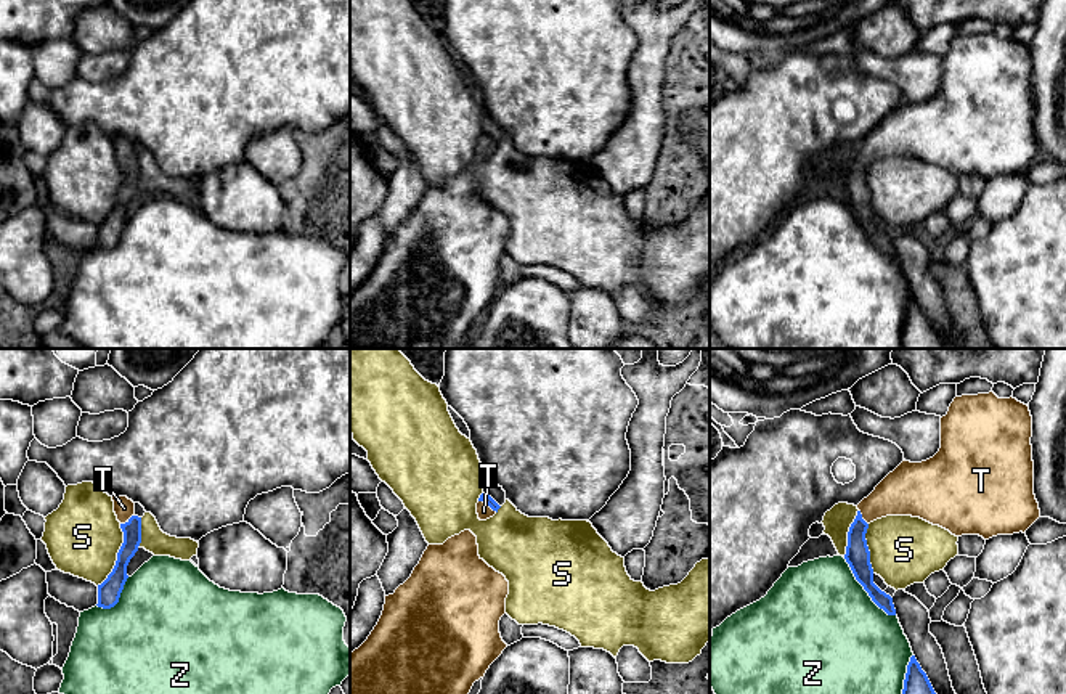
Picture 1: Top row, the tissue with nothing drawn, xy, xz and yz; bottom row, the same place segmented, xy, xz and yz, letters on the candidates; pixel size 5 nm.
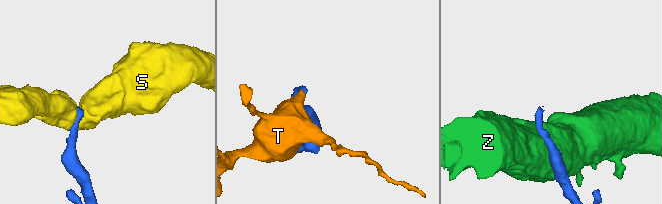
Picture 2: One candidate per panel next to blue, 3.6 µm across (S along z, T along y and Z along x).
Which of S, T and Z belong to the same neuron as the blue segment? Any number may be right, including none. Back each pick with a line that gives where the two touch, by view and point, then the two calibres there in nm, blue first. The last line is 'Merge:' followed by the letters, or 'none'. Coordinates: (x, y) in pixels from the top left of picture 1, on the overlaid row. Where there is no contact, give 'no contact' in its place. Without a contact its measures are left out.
T: contact xz (488, 505); calibres 50 and 70 nm
Merge: T

